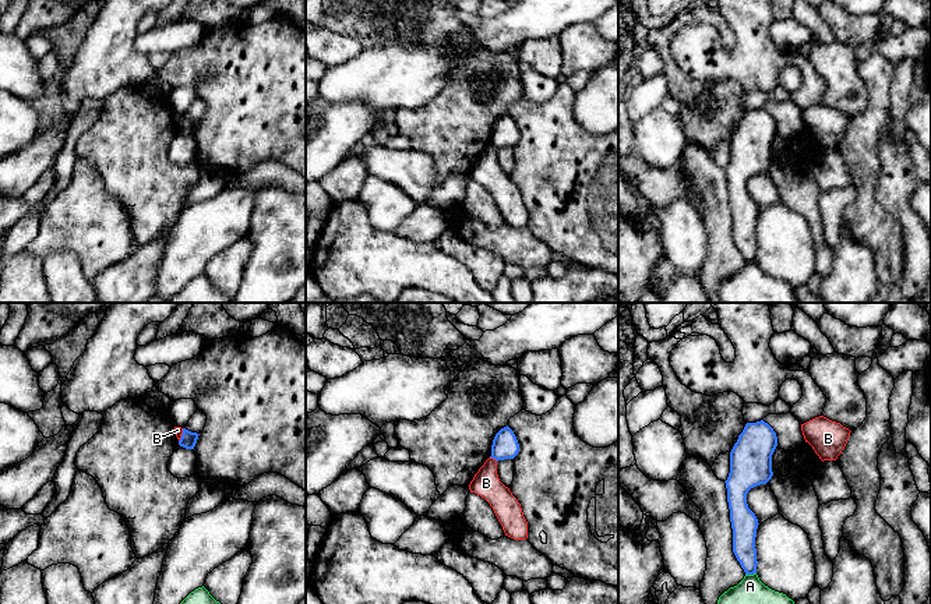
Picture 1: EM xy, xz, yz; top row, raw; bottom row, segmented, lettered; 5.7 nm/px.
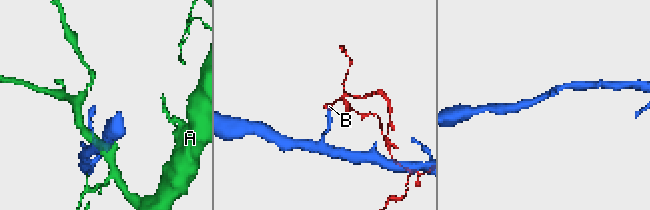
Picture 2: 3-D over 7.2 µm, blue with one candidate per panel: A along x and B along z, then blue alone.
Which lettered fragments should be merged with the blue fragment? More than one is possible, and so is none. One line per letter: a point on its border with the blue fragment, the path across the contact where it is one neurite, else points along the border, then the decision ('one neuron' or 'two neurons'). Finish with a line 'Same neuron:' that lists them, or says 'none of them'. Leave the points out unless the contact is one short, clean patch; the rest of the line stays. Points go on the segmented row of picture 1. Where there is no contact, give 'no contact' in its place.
A: meets blue in yz at (750, 574); two neurons
B: meets blue in xz at (494, 458); border along xz (490, 456), (497, 461); two neurons
Same neuron: none of them

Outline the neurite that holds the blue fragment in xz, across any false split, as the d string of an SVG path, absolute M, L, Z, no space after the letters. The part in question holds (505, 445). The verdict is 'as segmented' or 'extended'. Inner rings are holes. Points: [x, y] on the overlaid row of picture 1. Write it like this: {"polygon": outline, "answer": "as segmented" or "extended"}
{"polygon": "M507 425L501 428L491 445L491 456L493 459L504 460L504 459L514 459L519 452L519 444L514 434L514 431Z", "answer": "as segmented"}

